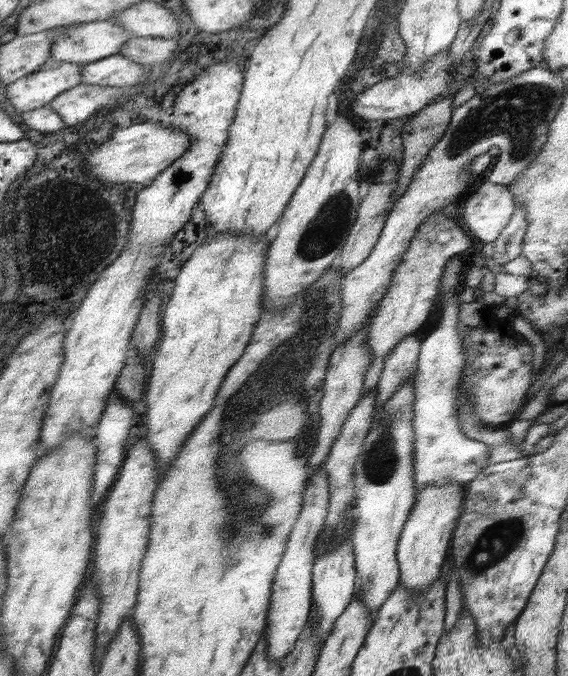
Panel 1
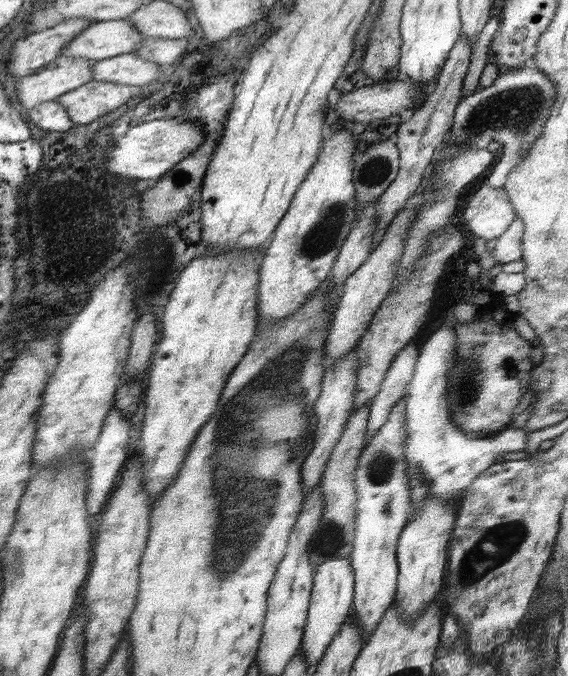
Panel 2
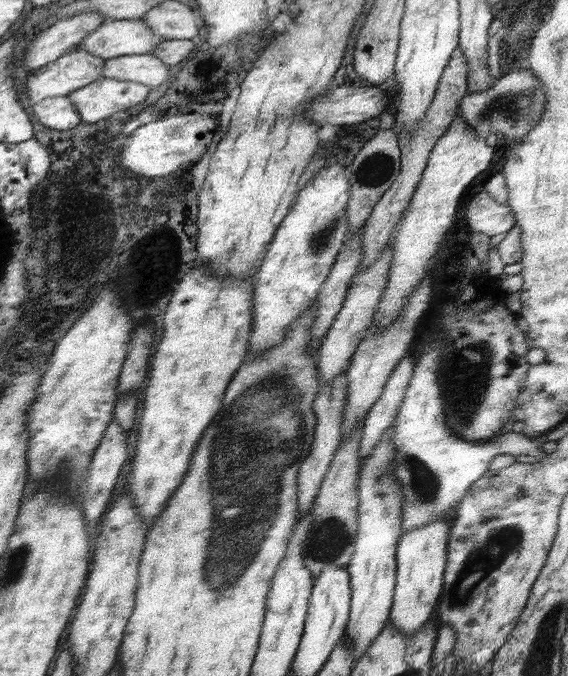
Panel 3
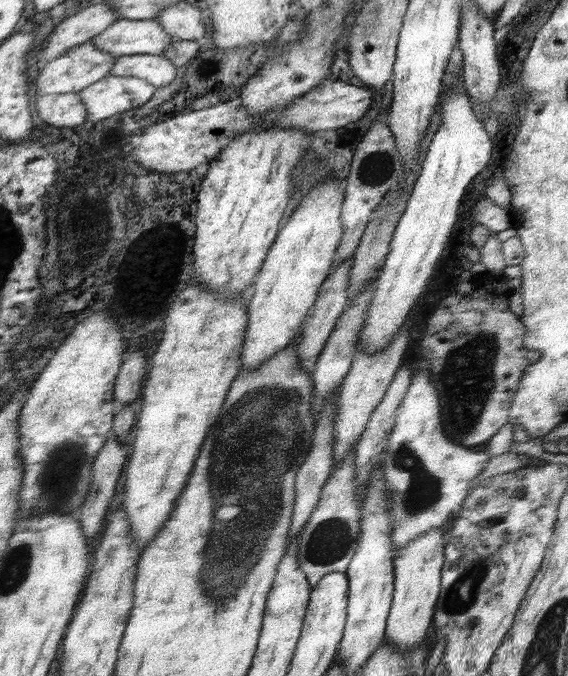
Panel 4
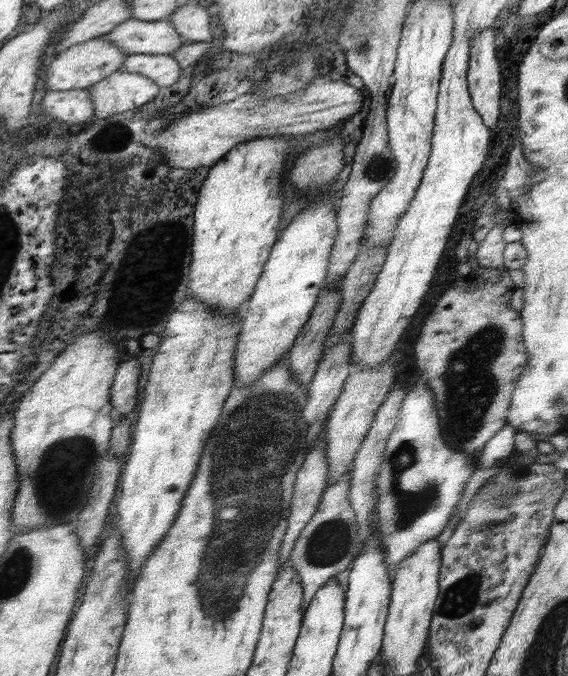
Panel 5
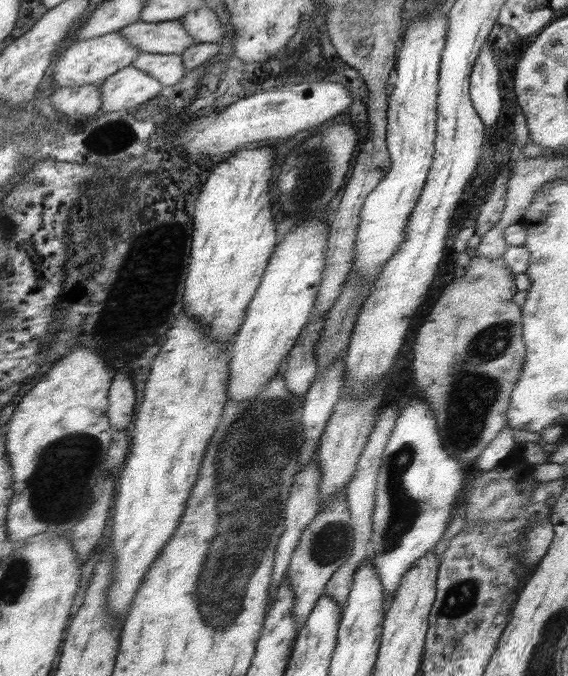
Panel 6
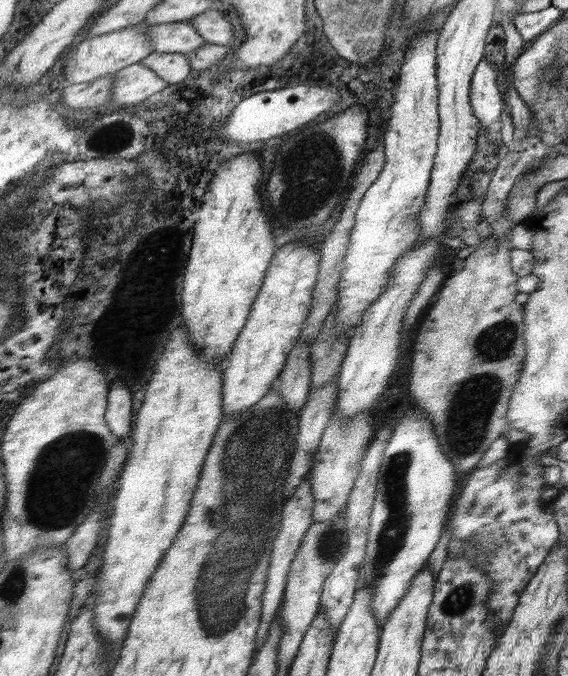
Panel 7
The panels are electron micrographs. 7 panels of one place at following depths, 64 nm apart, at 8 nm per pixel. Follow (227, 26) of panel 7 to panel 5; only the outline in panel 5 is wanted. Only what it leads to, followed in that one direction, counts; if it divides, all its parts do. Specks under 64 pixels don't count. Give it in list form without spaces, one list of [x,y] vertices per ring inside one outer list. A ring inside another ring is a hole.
[[[197,3],[177,8],[166,19],[186,41],[210,42],[214,35],[210,14]]]

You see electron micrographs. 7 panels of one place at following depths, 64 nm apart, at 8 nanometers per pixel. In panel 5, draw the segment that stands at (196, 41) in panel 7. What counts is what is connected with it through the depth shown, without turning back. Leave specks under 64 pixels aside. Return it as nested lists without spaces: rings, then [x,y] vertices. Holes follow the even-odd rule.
[[[132,18],[112,29],[105,38],[128,55],[171,55],[186,42],[167,19],[143,21]]]

